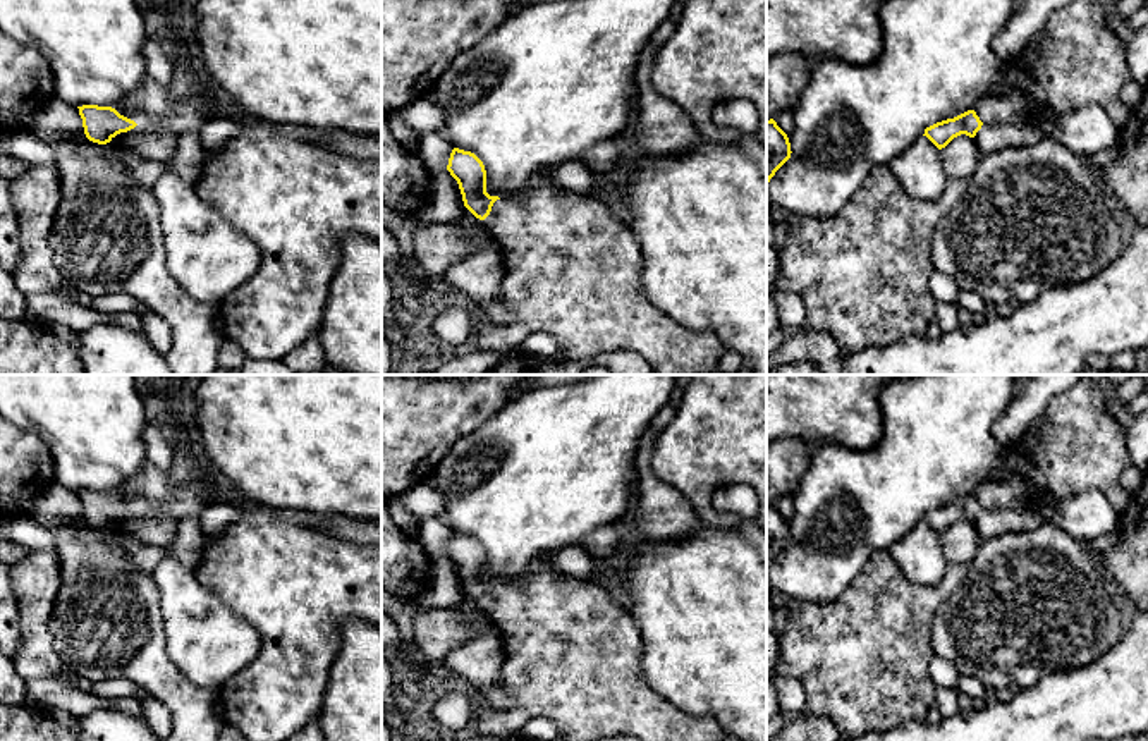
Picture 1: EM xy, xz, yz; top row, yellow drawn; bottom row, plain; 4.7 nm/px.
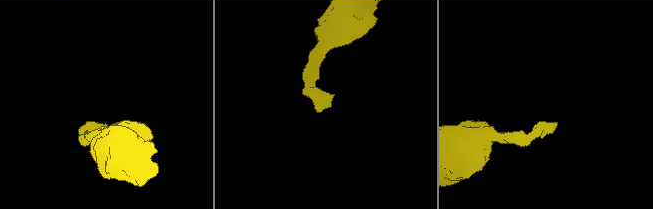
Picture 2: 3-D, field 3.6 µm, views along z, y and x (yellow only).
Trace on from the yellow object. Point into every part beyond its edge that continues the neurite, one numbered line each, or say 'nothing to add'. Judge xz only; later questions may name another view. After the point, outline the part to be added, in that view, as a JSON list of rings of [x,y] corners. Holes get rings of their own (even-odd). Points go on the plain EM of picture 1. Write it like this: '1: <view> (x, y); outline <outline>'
1: xz (571, 654); outline [[[541,569],[497,585],[483,609],[502,634],[500,686],[514,696],[514,705],[497,710],[474,695],[473,732],[492,738],[524,734],[529,722],[545,719],[562,731],[562,741],[608,736],[638,741],[724,739],[715,719],[687,715],[646,683],[641,629],[632,612],[612,600],[598,581],[560,578]]]

